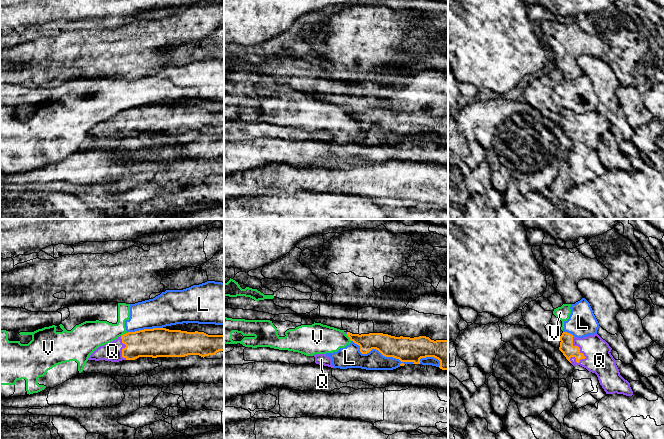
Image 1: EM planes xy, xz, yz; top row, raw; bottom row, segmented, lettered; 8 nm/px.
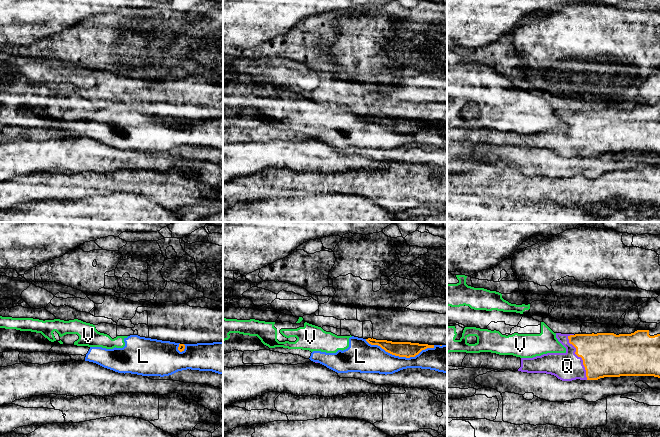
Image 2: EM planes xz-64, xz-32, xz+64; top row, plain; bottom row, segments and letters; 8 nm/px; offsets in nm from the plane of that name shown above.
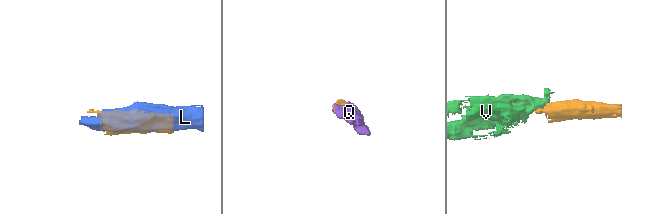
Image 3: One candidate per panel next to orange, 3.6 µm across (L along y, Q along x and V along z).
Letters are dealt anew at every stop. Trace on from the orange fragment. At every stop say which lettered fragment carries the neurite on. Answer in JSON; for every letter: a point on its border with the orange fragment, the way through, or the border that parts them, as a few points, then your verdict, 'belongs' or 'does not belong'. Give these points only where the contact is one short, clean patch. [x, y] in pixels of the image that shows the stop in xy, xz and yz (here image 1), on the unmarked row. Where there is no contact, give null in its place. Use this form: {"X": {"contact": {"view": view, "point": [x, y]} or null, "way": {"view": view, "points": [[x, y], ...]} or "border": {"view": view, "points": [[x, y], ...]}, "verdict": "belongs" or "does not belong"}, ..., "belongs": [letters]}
{"L": {"contact": {"view": "xz", "point": [381, 129]}, "verdict": "does not belong"}, "Q": {"contact": {"view": "yz", "point": [579, 126]}, "verdict": "belongs"}, "V": {"contact": {"view": "xy", "point": [124, 110]}, "verdict": "does not belong"}, "belongs": ["Q"]}

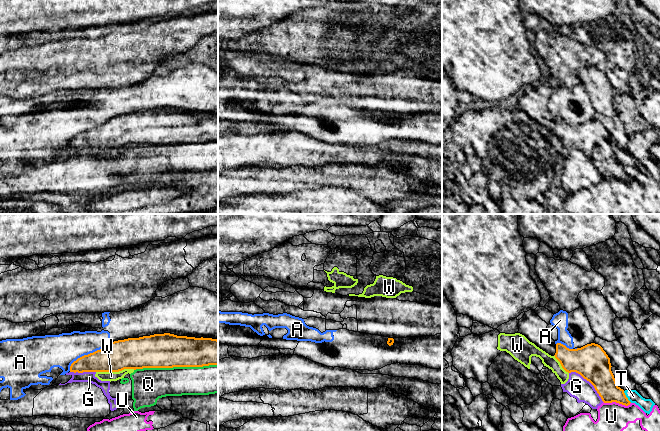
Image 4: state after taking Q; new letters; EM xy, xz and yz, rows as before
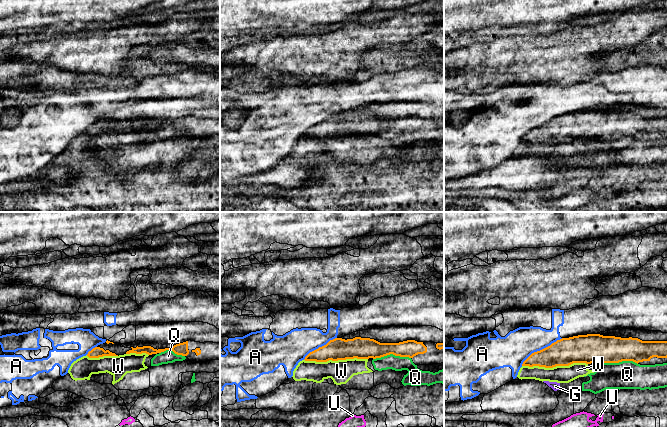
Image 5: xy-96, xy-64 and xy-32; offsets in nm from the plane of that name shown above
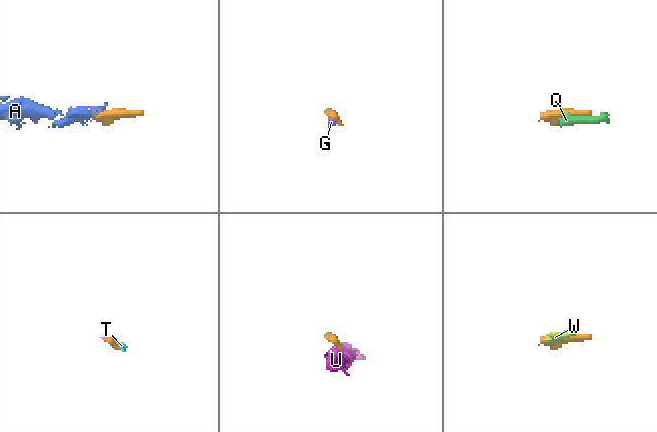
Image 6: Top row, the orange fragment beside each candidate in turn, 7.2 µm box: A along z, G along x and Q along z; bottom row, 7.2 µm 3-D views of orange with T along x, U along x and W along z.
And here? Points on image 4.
{"A": {"contact": {"view": "xy", "point": [88, 130]}, "verdict": "does not belong"}, "G": {"contact": {"view": "yz", "point": [589, 157]}, "verdict": "does not belong"}, "Q": {"contact": {"view": "xy", "point": [175, 142]}, "verdict": "does not belong"}, "T": {"contact": {"view": "yz", "point": [626, 173]}, "border": {"view": "yz", "points": [[623, 167], [631, 178]]}, "verdict": "does not belong"}, "U": {"contact": {"view": "yz", "point": [617, 178]}, "verdict": "does not belong"}, "W": {"contact": {"view": "xy", "point": [115, 147]}, "verdict": "does not belong"}, "belongs": []}

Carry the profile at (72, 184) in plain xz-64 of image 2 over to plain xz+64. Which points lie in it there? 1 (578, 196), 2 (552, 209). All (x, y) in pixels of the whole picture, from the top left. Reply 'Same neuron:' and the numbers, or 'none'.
Same neuron: 1

